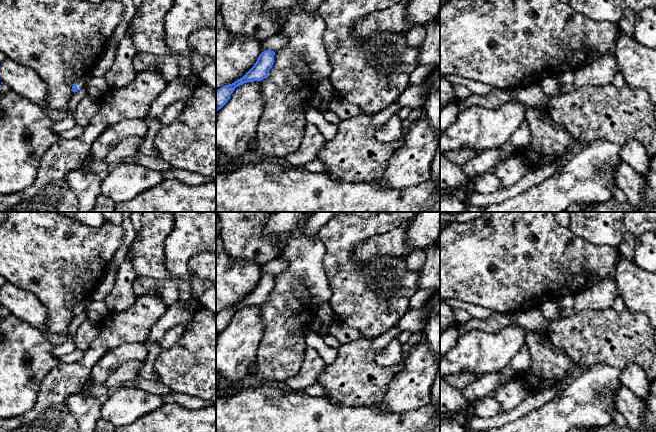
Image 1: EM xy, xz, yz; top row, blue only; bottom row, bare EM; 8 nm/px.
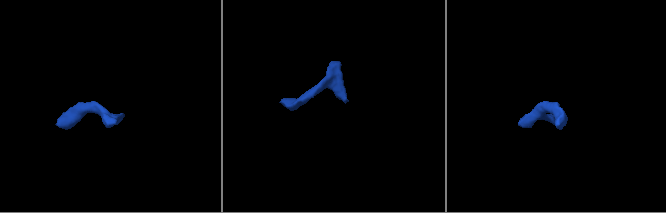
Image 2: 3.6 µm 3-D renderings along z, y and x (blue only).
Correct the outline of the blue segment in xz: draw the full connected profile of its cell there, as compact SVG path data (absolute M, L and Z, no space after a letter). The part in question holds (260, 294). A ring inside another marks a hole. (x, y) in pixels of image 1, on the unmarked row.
M267 274L262 276L254 290L242 302L218 313L216 315L216 334L218 335L228 326L236 311L247 306L261 305L267 302L274 288L274 279L274 275Z

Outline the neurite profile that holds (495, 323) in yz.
M496 313L485 320L472 317L467 323L458 326L460 334L471 330L497 333L512 325L511 313Z

